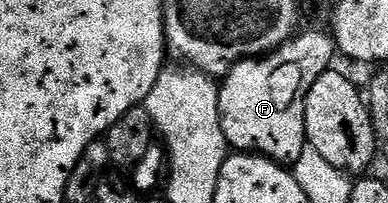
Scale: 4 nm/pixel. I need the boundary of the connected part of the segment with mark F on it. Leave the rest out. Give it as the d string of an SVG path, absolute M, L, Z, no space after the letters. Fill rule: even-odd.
M309 29L298 32L290 41L280 45L278 49L264 57L246 59L233 66L230 73L226 73L220 82L217 94L219 95L219 115L226 142L234 150L242 153L256 153L269 157L278 163L294 163L300 153L307 146L305 139L305 104L307 95L319 79L334 64L335 42L328 32L321 29Z

